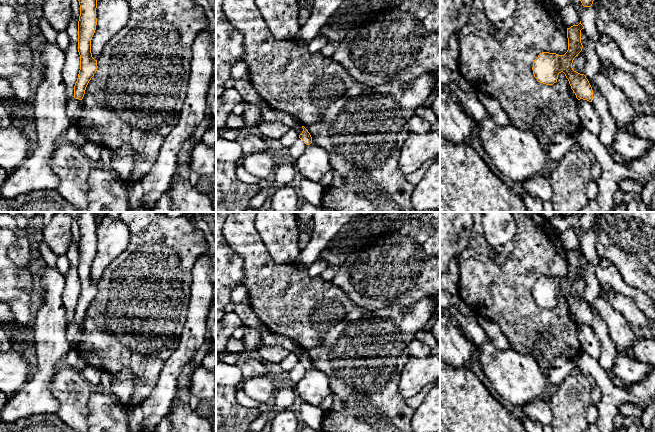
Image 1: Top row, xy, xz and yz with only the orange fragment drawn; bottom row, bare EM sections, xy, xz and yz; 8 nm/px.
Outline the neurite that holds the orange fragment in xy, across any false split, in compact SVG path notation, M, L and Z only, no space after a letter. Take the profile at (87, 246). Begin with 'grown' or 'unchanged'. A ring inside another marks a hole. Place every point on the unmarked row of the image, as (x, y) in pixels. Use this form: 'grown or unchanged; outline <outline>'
unchanged; outline M78 212L77 223L80 229L78 245L80 294L74 310L74 322L82 324L86 311L98 292L97 284L92 281L91 277L91 264L97 249L97 223L94 212Z

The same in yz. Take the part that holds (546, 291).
unchanged; outline M581 245L578 249L567 252L568 274L564 279L542 276L533 286L533 298L538 306L553 309L557 306L558 299L563 296L569 305L571 313L578 324L592 326L593 314L584 298L573 294L572 287L582 275L581 254L584 250Z

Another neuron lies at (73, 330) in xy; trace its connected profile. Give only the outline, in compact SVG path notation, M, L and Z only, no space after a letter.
M74 321L66 325L66 338L69 341L71 349L76 350L81 337L82 324Z

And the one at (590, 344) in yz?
M580 323L578 324L578 334L582 351L598 360L601 355L601 344L592 327Z

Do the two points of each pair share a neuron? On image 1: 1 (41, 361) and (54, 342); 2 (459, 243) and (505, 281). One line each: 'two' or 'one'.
1: one
2: two

